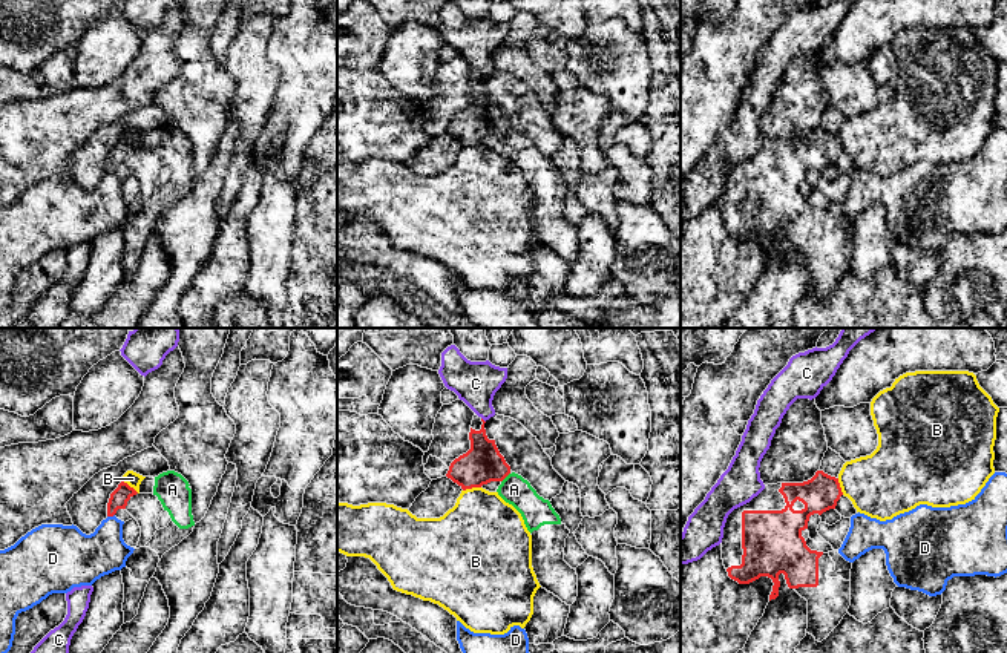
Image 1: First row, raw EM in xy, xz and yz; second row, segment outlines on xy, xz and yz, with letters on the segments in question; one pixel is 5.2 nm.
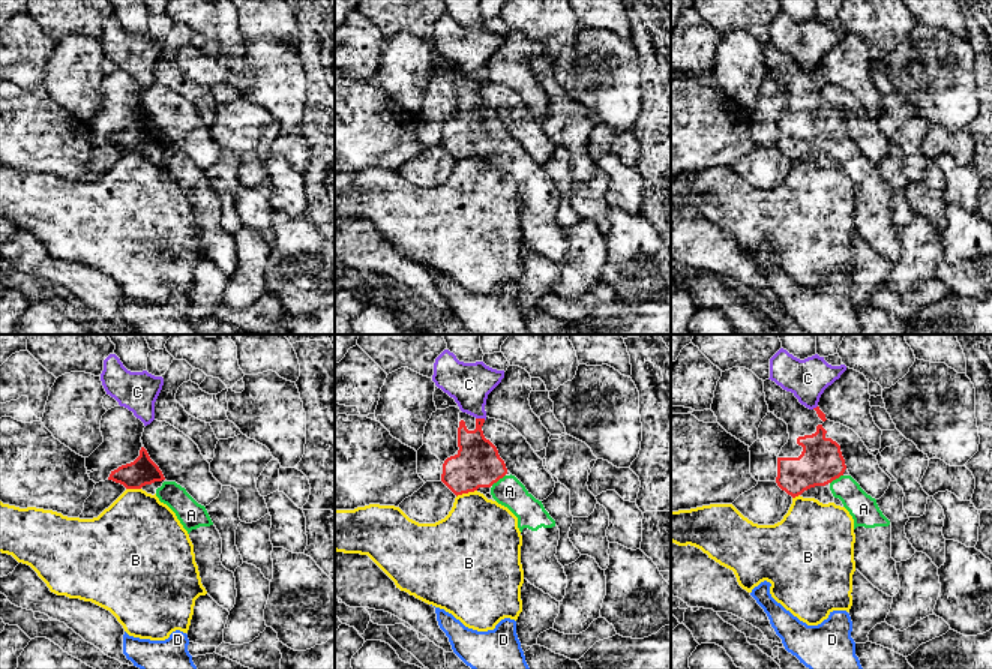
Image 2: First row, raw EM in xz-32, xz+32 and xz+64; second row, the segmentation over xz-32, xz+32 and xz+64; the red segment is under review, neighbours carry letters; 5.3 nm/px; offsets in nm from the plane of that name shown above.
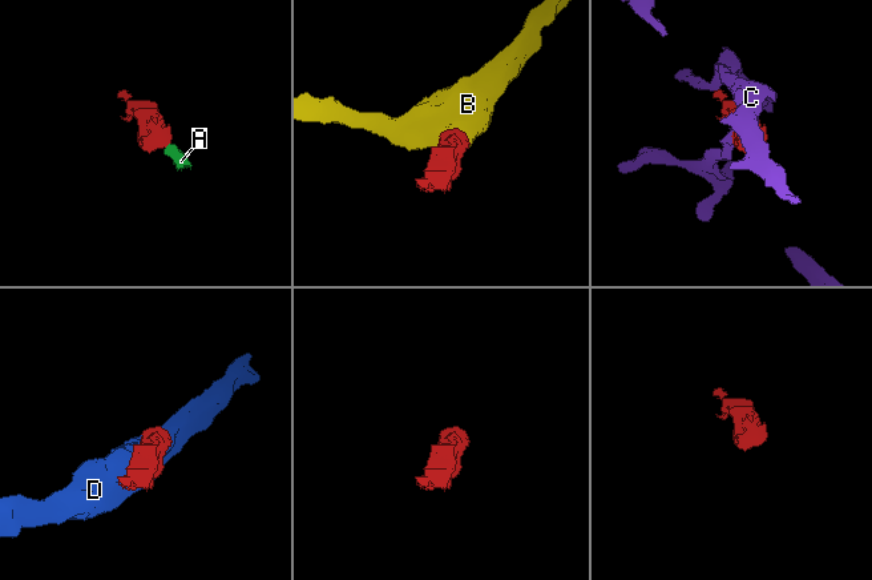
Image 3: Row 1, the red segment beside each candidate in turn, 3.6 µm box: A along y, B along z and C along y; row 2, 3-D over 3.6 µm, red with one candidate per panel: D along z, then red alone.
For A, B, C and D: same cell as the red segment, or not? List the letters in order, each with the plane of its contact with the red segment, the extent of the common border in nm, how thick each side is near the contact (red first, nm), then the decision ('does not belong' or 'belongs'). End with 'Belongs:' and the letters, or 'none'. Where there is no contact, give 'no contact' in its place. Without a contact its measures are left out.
A: xz | 70 nm | 200/160 nm | belongs
B: xz | 100 nm | 200/420 nm | does not belong
C: xz | 40 nm | 200/220 nm | does not belong
D: xy | 40 nm | 100/240 nm | does not belong
Belongs: A

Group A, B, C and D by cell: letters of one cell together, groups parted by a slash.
A / B / C / D

